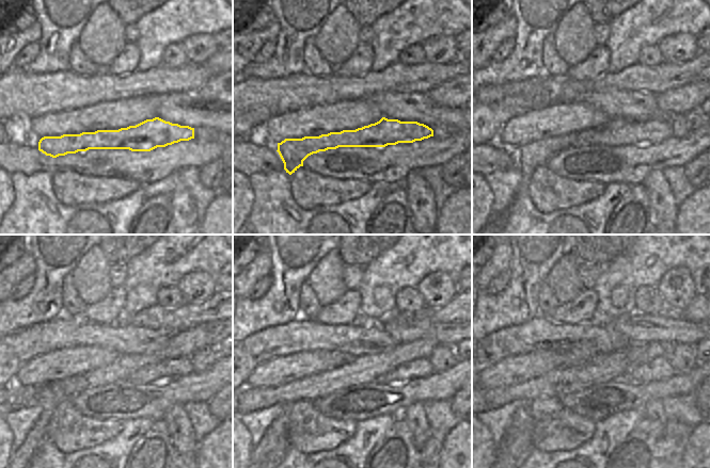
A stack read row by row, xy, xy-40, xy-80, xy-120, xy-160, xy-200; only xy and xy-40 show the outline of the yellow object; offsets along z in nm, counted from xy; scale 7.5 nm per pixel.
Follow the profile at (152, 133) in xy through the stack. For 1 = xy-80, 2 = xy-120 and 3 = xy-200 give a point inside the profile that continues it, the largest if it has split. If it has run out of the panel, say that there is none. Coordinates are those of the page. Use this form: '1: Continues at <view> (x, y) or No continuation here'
1: Continues at xy-80 (619, 133)
2: Continues at xy-120 (174, 368)
3: Continues at xy-200 (660, 368).

